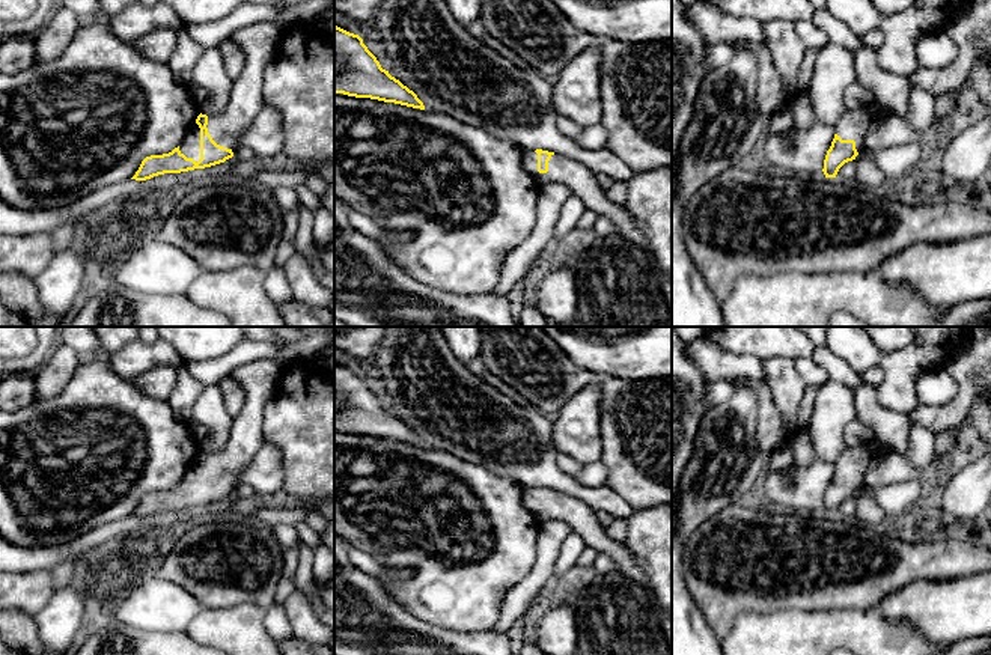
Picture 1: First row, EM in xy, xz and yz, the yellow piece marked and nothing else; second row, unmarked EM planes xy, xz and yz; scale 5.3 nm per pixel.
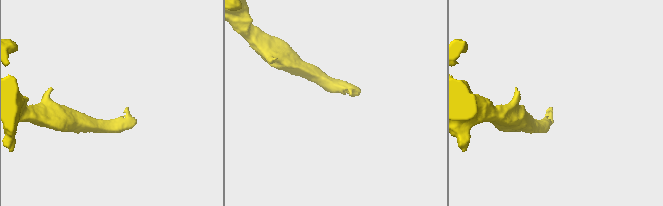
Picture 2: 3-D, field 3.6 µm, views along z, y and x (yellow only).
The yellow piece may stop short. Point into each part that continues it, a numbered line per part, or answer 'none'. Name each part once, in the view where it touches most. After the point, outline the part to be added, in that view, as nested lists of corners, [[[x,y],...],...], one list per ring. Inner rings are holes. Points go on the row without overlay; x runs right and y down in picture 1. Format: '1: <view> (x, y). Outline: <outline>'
1: xy (190, 484). Outline: [[[196,459],[191,462],[184,479],[179,482],[179,488],[187,495],[193,495],[196,500],[200,497],[200,465]]]

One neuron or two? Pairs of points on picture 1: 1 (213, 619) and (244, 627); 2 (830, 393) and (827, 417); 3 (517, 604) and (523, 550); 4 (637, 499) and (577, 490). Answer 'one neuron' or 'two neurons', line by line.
1: one neuron
2: one neuron
3: two neurons
4: two neurons

